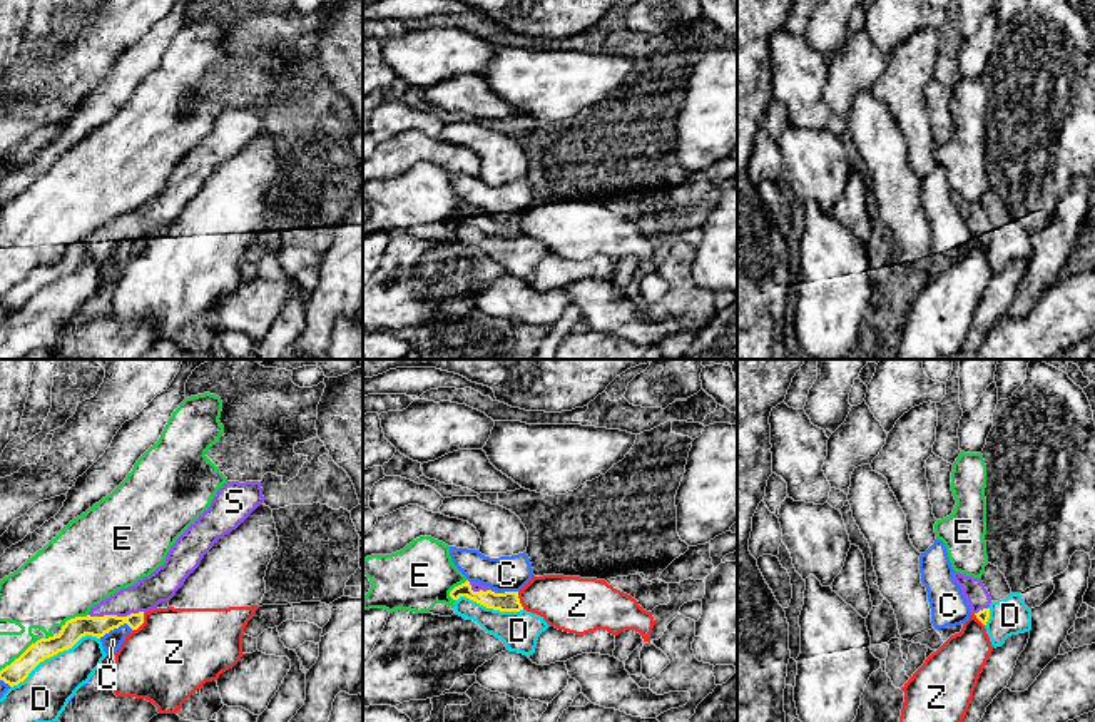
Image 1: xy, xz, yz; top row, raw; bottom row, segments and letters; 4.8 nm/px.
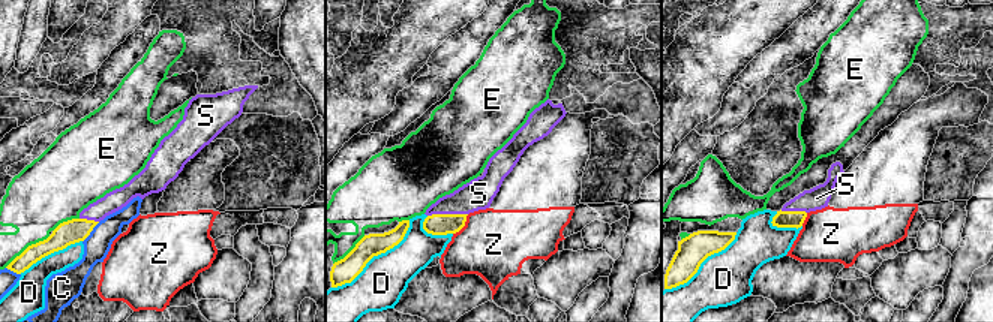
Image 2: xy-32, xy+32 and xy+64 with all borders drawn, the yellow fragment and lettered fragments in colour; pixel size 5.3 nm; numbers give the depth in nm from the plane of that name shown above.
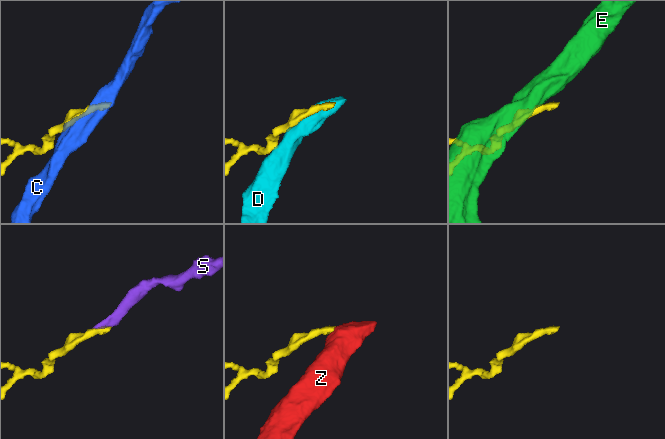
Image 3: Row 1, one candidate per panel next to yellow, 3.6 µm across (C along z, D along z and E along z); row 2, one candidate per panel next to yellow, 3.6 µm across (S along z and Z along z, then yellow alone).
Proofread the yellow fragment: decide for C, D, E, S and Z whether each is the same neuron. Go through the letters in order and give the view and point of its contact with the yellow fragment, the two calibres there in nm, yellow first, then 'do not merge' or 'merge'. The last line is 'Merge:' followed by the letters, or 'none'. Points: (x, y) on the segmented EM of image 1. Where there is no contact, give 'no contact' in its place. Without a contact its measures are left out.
C: xy (116, 627) | 110/90 nm | do not merge
D: xy (54, 654) | 110/240 nm | do not merge
E: xy (22, 654) | 100/240 nm | do not merge
S: xy (116, 615) | 110/150 nm | merge
Z: xy (141, 624) | 100/420 nm | do not merge
Merge: S

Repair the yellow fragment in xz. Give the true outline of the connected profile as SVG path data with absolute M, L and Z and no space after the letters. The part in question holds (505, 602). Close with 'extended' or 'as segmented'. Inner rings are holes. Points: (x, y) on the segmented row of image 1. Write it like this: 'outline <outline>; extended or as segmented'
outline M465 582L458 587L455 587L450 592L450 597L453 600L458 600L460 597L466 597L486 608L500 610L500 612L520 612L523 610L518 592L497 592L491 590L486 585L481 585L478 582Z; extended

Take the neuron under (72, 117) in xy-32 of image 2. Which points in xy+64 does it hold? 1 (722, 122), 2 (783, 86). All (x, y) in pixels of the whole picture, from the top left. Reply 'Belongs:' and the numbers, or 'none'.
Belongs: 1

